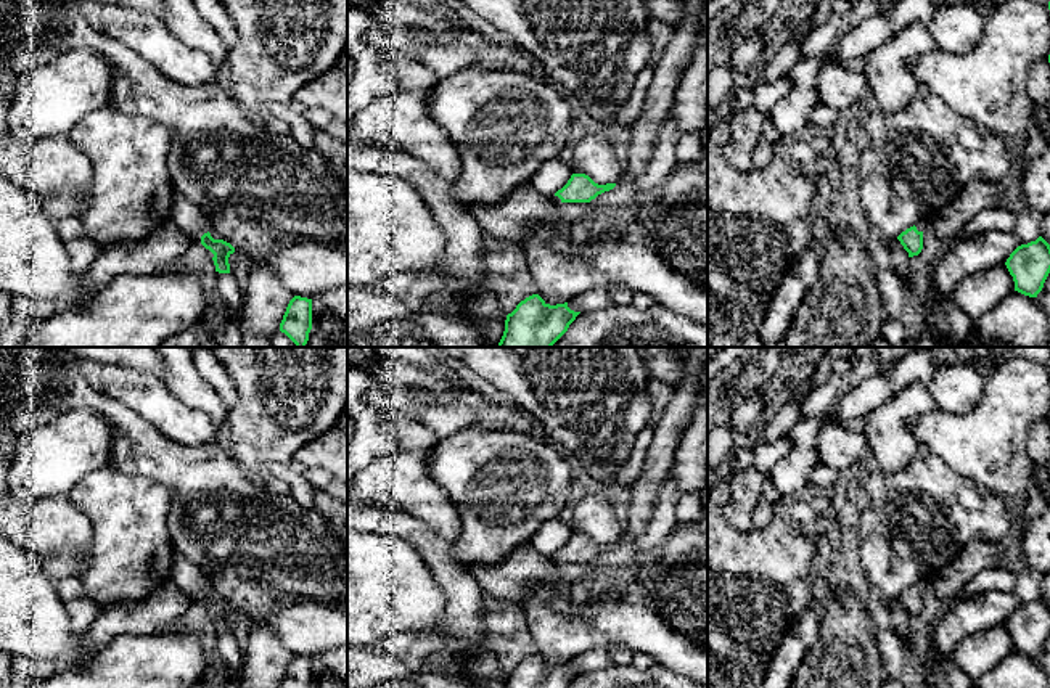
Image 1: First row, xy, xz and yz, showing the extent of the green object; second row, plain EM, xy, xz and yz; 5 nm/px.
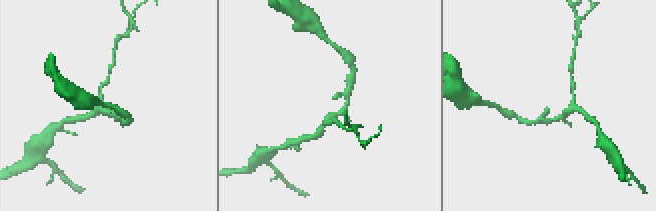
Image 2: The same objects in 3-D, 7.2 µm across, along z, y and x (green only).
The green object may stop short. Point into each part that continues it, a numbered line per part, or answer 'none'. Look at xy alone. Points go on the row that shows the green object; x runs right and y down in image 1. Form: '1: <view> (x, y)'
1: xy (188, 217)

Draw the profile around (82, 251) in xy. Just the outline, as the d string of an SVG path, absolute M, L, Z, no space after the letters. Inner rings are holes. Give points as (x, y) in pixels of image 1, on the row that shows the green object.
M79 217L63 219L58 223L58 233L68 249L72 273L80 280L101 252L101 248L88 236Z

